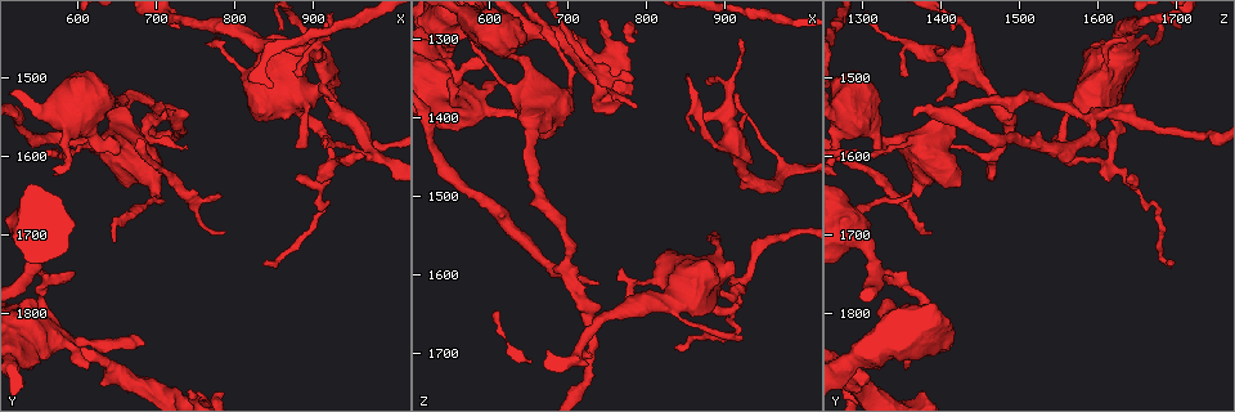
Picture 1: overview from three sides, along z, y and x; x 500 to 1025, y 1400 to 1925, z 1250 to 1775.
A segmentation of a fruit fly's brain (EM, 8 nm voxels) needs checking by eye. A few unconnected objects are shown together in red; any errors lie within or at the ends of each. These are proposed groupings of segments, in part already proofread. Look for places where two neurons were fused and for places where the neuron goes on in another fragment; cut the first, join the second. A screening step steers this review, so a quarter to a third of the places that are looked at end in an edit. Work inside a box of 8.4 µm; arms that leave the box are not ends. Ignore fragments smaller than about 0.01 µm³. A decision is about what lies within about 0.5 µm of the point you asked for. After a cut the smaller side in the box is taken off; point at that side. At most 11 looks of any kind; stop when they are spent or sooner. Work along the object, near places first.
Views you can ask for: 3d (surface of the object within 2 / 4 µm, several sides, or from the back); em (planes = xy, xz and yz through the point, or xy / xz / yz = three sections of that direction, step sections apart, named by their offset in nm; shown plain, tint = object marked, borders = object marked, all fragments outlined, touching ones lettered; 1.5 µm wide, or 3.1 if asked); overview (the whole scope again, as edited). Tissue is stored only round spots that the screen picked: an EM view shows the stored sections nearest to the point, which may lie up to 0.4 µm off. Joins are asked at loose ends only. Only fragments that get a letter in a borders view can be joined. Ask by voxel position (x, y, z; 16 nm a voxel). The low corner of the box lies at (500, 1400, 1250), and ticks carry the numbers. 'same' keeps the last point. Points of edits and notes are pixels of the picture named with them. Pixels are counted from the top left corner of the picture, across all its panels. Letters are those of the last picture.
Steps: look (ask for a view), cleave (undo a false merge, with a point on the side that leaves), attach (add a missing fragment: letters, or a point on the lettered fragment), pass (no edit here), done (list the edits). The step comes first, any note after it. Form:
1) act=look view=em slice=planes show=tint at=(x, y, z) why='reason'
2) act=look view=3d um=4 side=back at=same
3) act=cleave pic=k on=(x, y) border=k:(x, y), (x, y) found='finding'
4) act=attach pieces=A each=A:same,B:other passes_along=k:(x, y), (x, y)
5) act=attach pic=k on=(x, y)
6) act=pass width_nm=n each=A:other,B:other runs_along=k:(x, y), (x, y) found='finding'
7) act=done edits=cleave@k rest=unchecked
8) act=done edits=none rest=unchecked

act=look view=em slice=planes show=borders at=(585, 1840, 1370) why='thick turns thin'

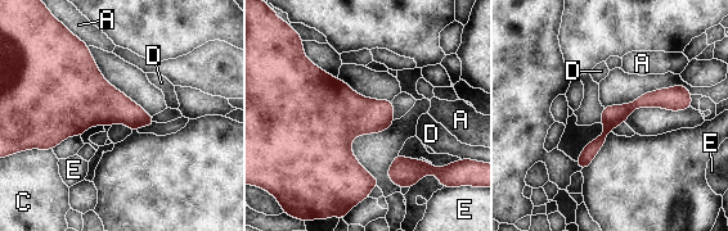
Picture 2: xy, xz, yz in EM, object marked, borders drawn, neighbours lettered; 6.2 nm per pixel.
act=pass width_nm=130 each=A:other,C:other,D:other,E:other runs_along=2:(687, 94), (625, 109), (580, 163) found='all the same neuron'

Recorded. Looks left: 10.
act=look view=em slice=planes show=borders at=(785, 1690, 1385)

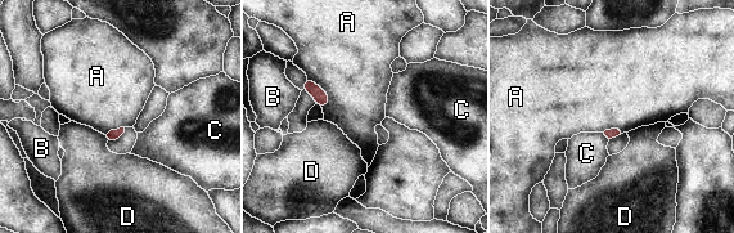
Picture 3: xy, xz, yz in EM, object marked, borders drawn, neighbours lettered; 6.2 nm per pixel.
act=pass each=A:other,B:other,C:other,D:other border=3:(307, 76), (325, 92), (327, 106) found='no lettered fragment goes on from it'

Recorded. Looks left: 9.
act=look view=em slice=planes show=borders at=(920, 1615, 1615) why='abrupt turn'

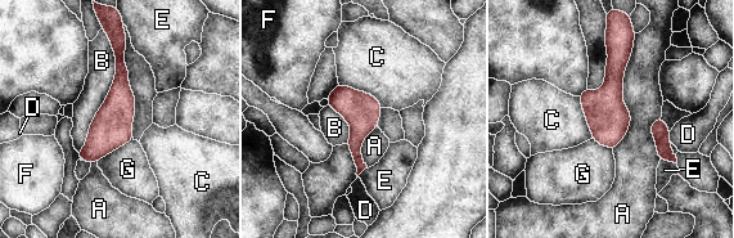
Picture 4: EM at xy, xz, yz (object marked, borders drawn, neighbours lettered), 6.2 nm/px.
act=pass width_nm=240 each=A:other,B:other,C:other,D:other,E:other,F:other,G:other runs_along=4:(122, 40), (120, 107), (90, 160) found='all the same neuron'

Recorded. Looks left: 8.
act=look view=em slice=xz step=4 show=borders at=(840, 1740, 1700) why='branch stops here'

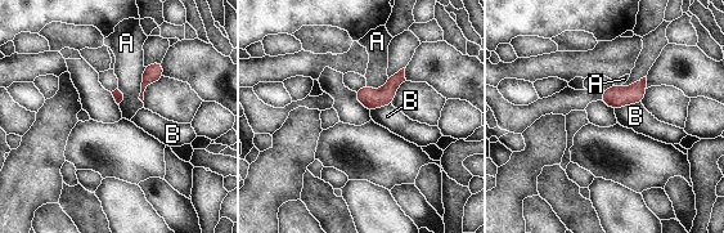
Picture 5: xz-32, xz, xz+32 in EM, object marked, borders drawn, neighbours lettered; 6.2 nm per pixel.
act=pass each=A:other,B:other border=5:(641, 102), (624, 104), (615, 110) found='none of them fits'

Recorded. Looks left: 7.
act=done edits=none rest=unchecked

